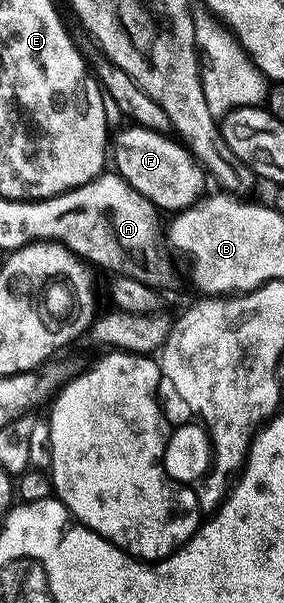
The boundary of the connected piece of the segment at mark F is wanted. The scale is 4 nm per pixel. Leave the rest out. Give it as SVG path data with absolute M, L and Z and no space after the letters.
M128 125L128 128L117 139L115 136L114 155L115 151L115 174L122 176L134 189L138 189L138 193L142 193L142 197L146 197L146 201L150 201L161 212L184 211L187 207L193 207L199 203L205 194L206 172L204 168L192 156L191 151L171 134Z

